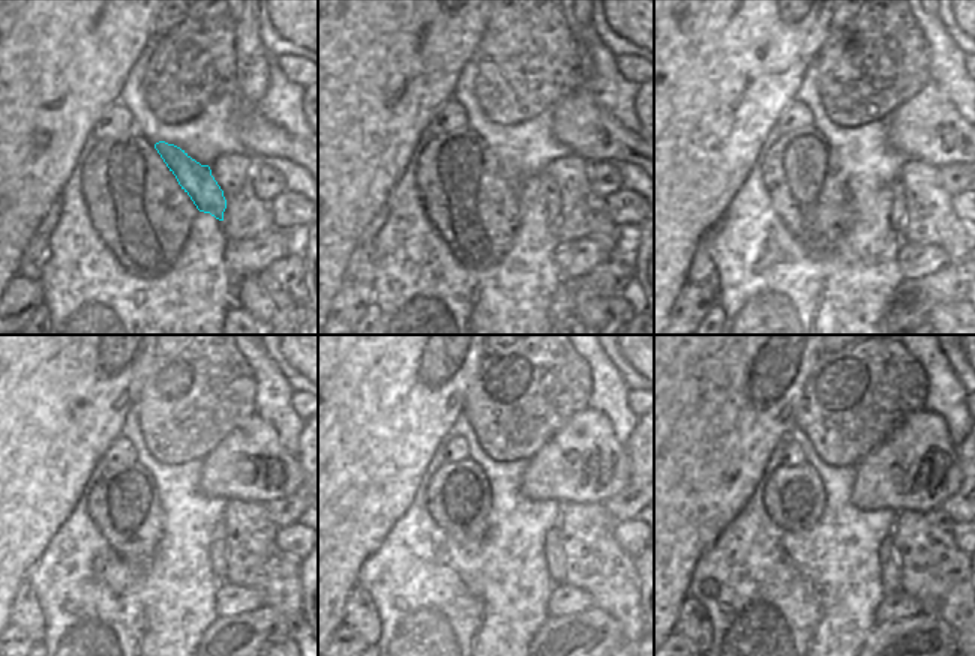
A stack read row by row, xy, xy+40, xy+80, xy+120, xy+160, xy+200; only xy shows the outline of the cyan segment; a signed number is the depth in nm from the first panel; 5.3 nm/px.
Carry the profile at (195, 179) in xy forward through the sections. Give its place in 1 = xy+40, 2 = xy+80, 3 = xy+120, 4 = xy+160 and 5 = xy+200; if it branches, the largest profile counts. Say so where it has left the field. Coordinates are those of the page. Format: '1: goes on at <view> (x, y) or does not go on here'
1: goes on at xy+40 (539, 188)
2: goes on at xy+80 (896, 194)
3: goes on at xy+120 (216, 550)
4: goes on at xy+160 (552, 547)
5: goes on at xy+200 (890, 566)

